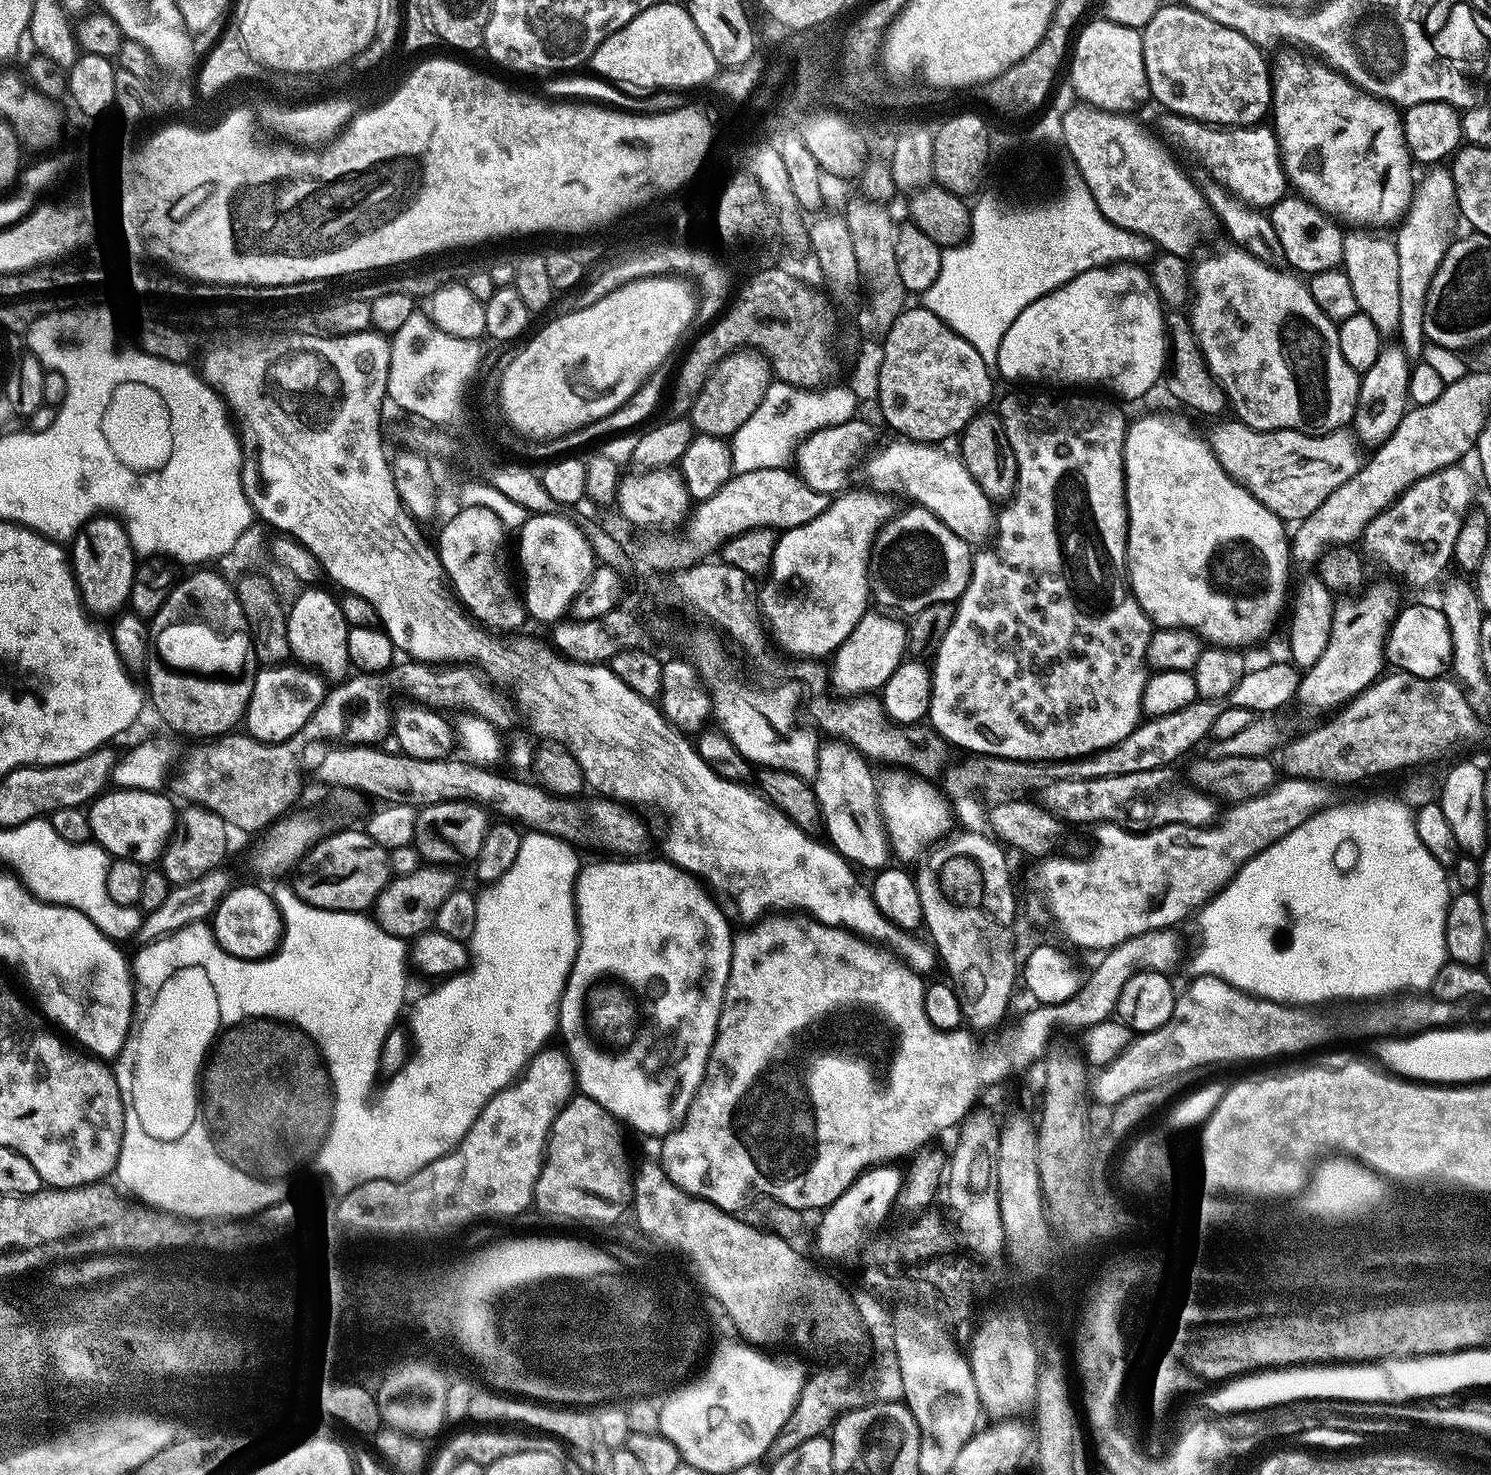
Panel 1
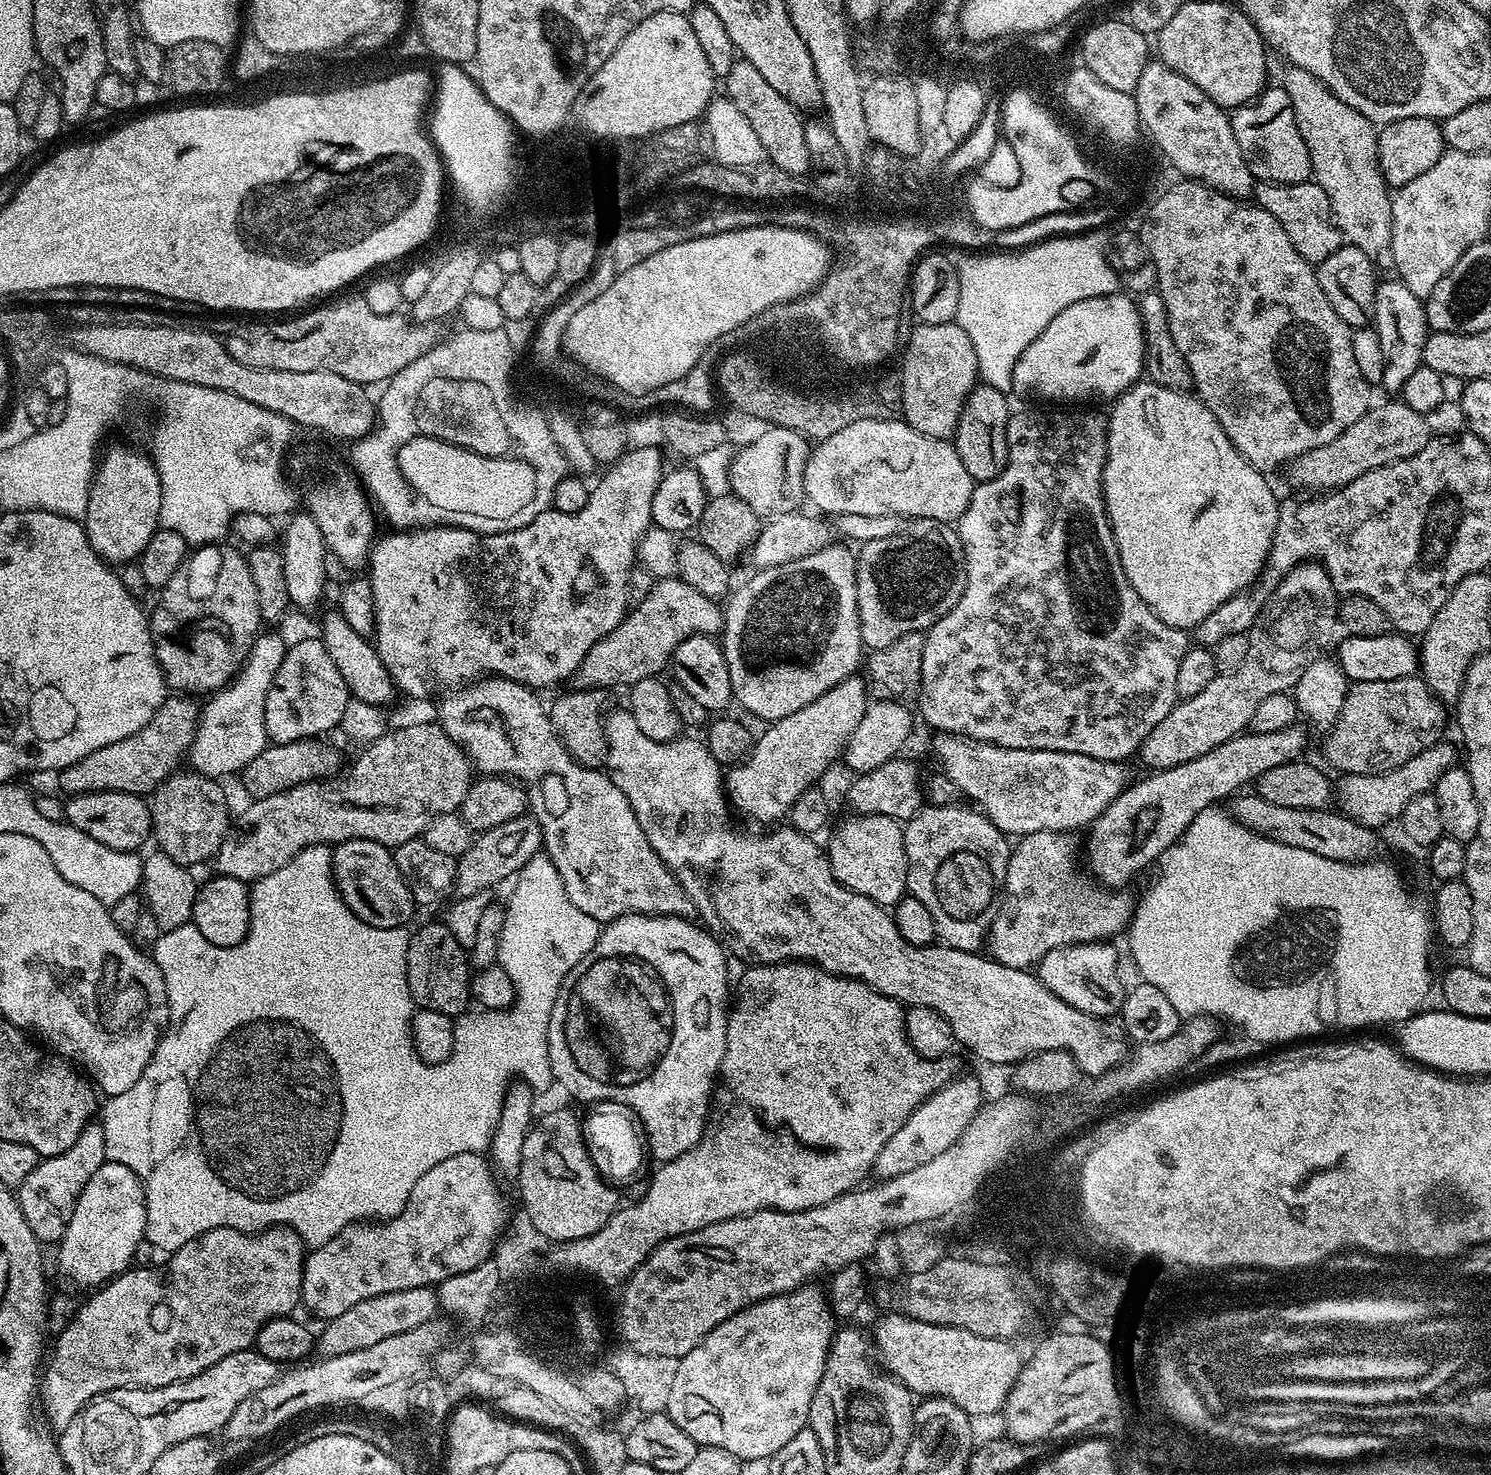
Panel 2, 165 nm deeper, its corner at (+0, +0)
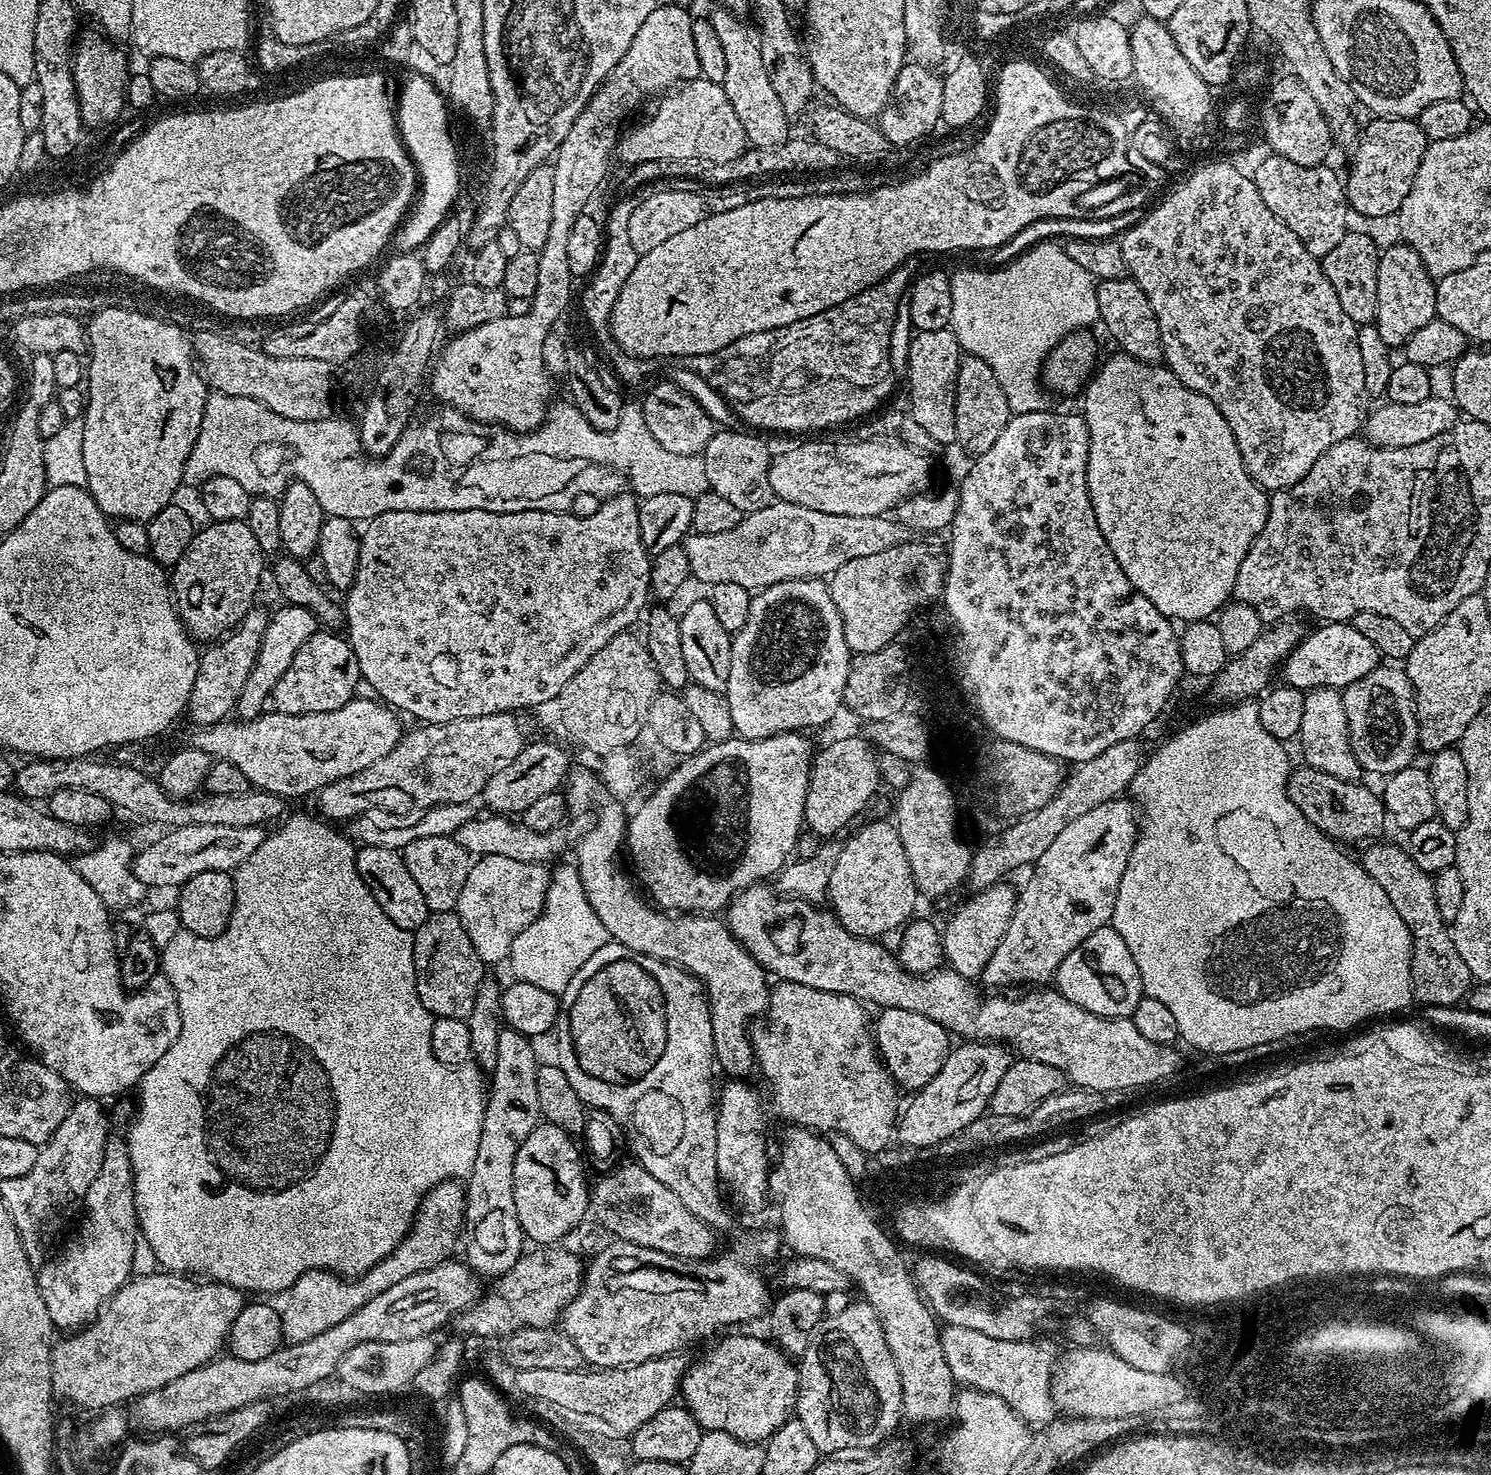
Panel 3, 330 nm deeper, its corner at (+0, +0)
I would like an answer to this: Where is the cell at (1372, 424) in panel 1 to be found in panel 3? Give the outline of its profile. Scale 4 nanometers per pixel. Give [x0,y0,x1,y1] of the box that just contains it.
[1374,242,1437,350]

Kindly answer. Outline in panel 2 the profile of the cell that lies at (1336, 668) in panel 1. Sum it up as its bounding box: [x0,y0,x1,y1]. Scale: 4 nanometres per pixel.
[1087,723,1308,881]

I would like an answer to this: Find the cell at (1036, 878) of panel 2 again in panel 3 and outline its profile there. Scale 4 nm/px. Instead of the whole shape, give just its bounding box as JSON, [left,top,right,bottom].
[942,882,1018,978]

